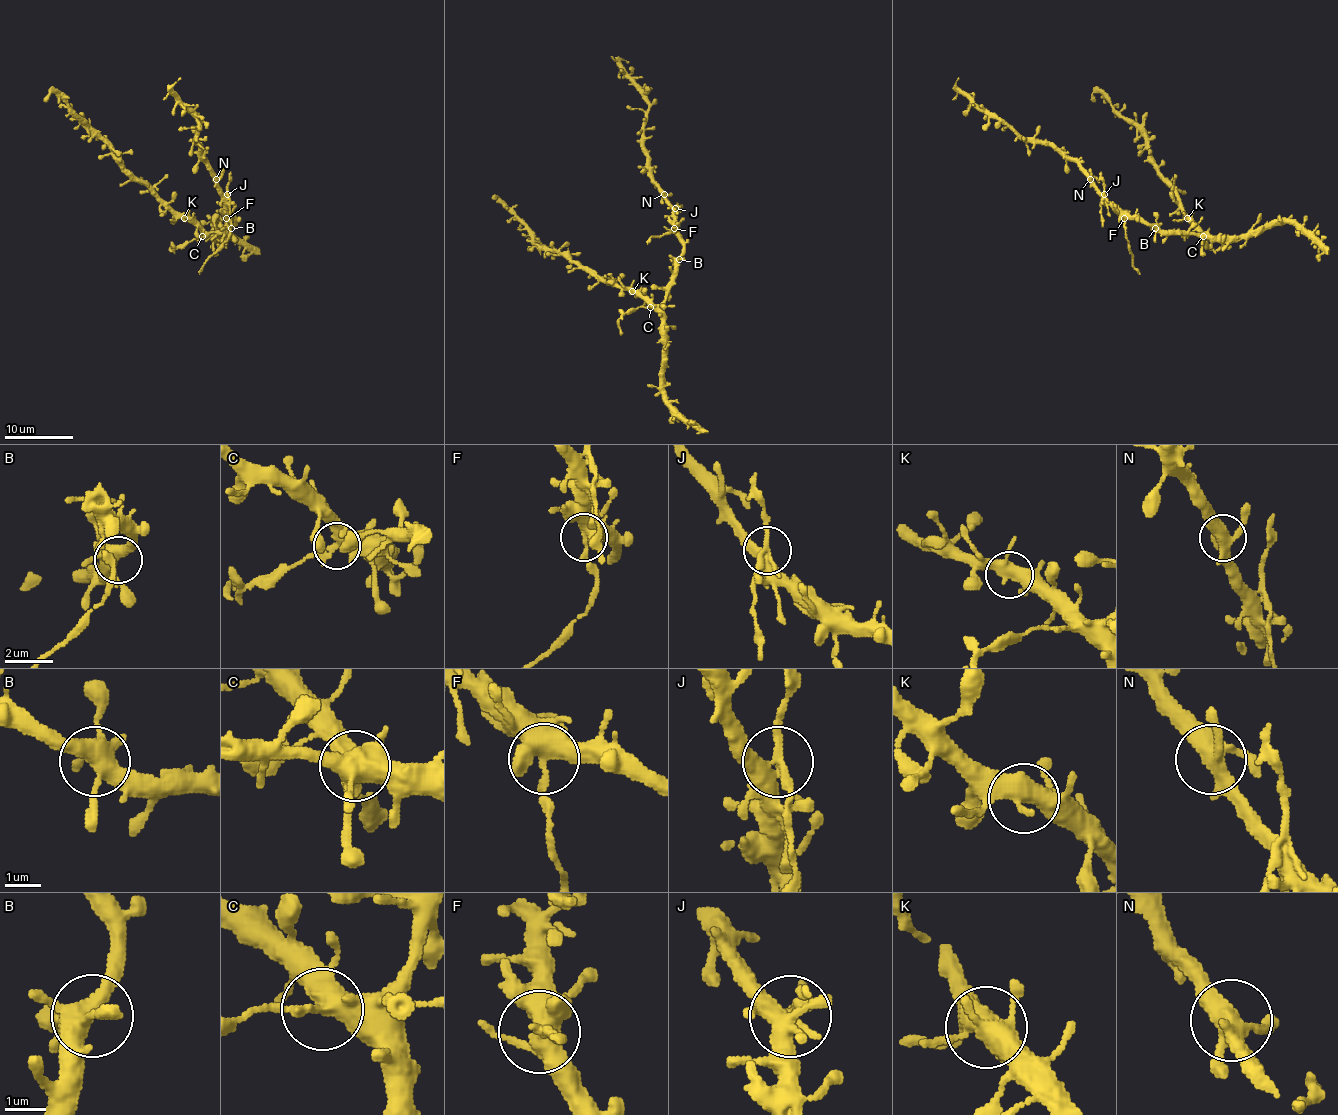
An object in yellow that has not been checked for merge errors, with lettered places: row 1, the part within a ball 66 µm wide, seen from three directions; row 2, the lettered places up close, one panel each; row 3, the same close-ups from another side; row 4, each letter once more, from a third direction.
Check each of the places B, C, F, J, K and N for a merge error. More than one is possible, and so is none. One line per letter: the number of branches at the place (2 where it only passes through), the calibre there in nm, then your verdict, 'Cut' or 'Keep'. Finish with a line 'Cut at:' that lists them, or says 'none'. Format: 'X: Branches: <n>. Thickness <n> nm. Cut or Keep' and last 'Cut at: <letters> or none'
B: Branches: 6. Thickness 440 nm. Keep
C: Branches: 3. Thickness 400 nm. Cut
F: Branches: 5. Thickness 480 nm. Cut
J: Branches: 5. Thickness 360 nm. Cut
K: Branches: 5. Thickness 440 nm. Keep
N: Branches: 4. Thickness 440 nm. Keep
Cut at: C, F, J

